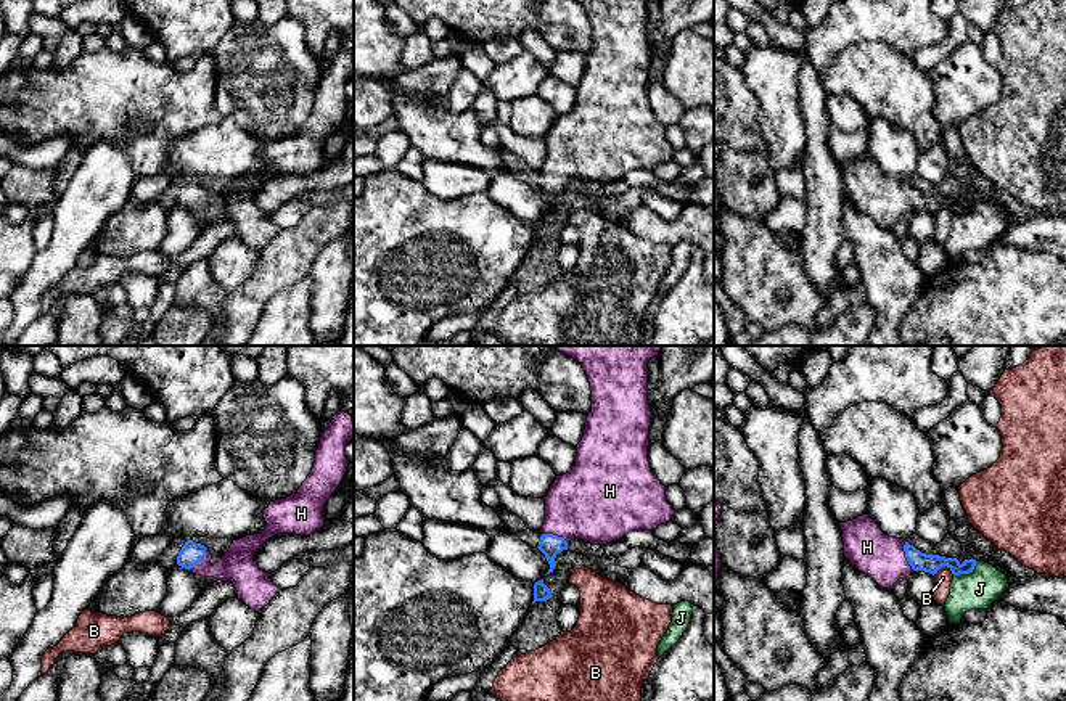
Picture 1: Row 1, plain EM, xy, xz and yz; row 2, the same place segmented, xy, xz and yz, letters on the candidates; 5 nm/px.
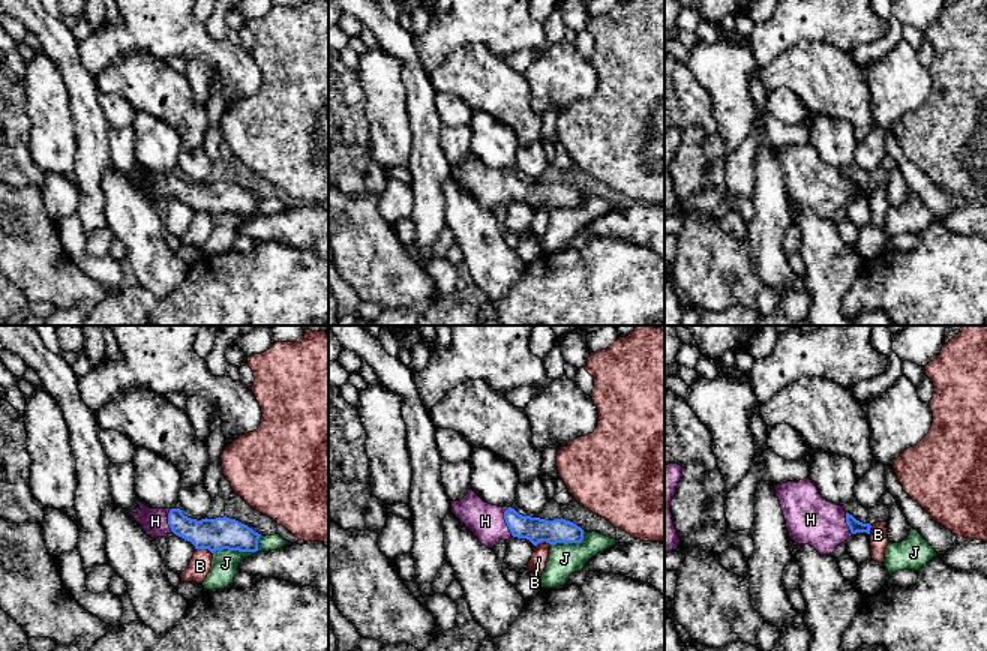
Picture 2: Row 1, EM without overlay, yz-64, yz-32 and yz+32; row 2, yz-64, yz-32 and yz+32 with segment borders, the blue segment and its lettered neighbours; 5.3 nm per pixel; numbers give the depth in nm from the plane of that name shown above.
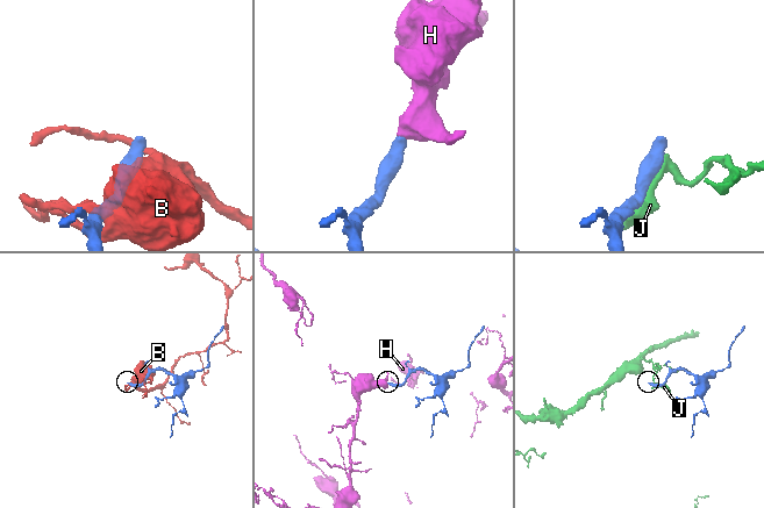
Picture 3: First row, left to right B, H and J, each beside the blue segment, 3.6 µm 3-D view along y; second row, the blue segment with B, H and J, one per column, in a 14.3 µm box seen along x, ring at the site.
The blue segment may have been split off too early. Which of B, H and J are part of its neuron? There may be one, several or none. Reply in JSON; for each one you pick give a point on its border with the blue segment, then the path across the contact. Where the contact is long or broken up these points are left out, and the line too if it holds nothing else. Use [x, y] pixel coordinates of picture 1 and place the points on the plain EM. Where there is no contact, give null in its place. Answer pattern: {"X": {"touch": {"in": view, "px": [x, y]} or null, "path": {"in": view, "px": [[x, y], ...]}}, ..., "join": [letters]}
{"H": {"touch": {"in": "yz", "px": [906, 195]}, "path": {"in": "yz", "px": [[931, 203], [906, 195], [877, 195], [867, 187]]}}, "join": ["H"]}

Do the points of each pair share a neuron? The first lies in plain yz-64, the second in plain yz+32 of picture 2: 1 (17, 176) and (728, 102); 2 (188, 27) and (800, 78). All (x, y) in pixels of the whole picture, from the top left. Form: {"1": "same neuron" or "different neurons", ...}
{"1": "different neurons", "2": "different neurons"}

